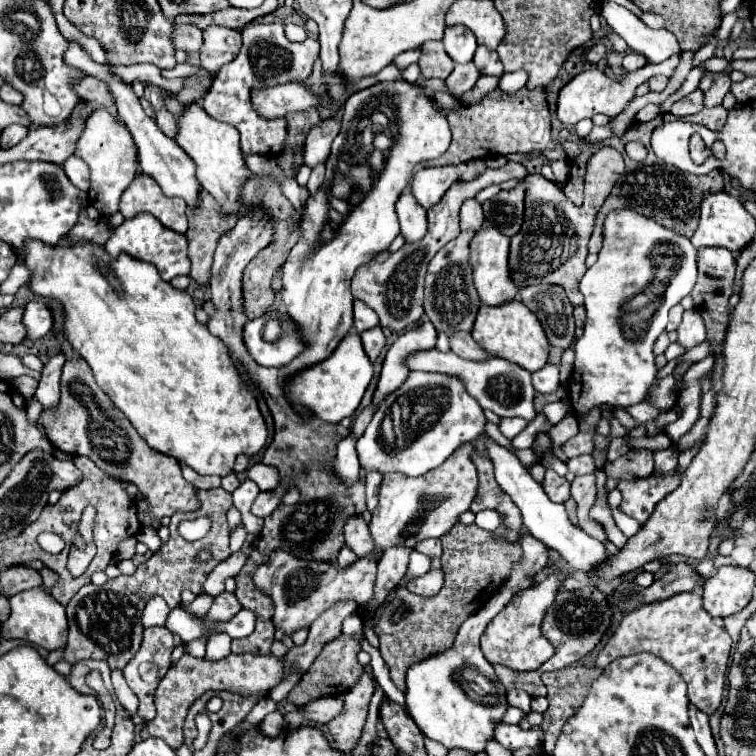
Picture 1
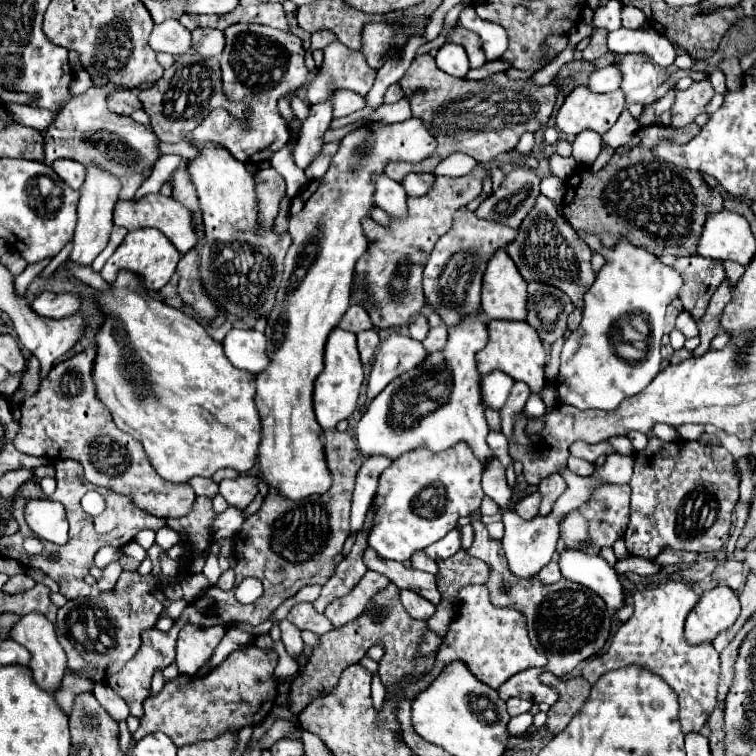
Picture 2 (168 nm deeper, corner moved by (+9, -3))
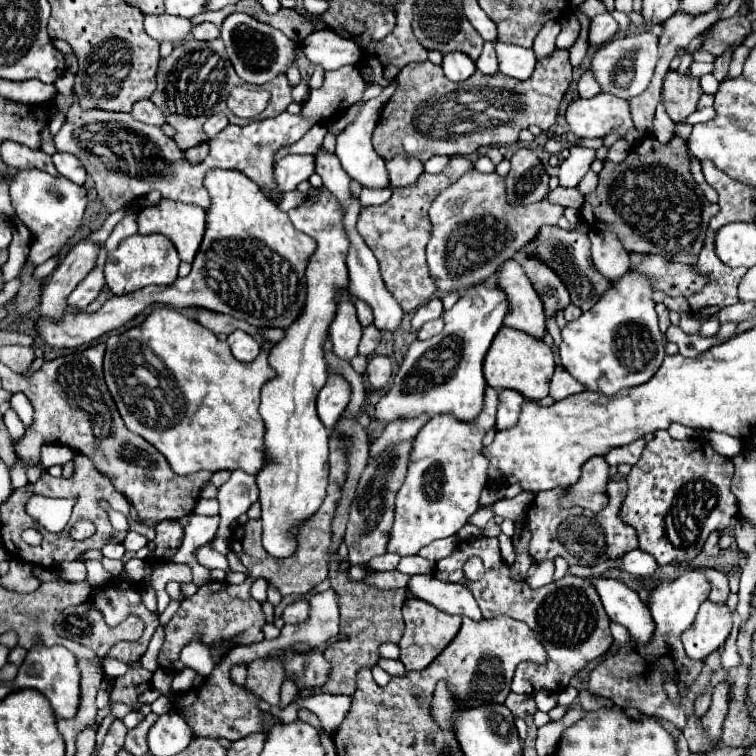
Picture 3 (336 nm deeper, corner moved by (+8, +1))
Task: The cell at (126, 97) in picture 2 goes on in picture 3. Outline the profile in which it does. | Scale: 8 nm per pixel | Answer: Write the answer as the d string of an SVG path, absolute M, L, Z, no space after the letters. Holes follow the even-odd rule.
M140 99L132 105L130 115L142 123L150 123L150 125L162 125L166 123L162 111L158 111L158 107L150 101L150 99Z

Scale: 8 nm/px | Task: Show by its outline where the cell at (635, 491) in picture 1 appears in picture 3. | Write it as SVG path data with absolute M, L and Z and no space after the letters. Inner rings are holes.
M656 431L654 439L646 443L638 463L632 465L632 471L626 475L630 489L622 503L622 519L636 529L638 549L650 553L658 561L658 565L666 565L672 561L690 563L702 551L708 535L728 529L730 521L738 513L738 503L734 499L734 493L730 491L732 475L732 459L716 453L708 439L694 437L686 441L676 441L668 435L668 431Z

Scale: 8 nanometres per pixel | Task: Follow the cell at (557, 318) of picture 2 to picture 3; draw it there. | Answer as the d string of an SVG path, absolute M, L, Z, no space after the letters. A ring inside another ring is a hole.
M524 259L522 267L544 303L546 319L554 317L558 311L570 305L570 295L566 285L558 279L558 275L552 269L548 269L544 263L538 263L536 259Z

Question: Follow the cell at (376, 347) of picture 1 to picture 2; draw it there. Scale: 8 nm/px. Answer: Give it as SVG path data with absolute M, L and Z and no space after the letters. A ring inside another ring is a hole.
M367 329L367 331L361 331L357 333L357 341L359 341L359 353L361 353L361 361L363 365L367 365L373 357L373 353L377 351L377 345L379 345L379 335L375 329Z

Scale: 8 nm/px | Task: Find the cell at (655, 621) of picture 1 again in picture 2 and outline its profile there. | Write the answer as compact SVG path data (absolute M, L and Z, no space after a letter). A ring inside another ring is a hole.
M669 581L665 585L643 589L633 593L633 615L629 621L625 621L619 631L615 633L611 647L607 653L597 655L589 659L583 667L583 677L589 681L589 685L595 685L601 675L613 669L621 669L627 665L639 665L647 671L653 671L661 679L673 687L679 699L679 719L681 719L681 731L697 733L705 727L709 715L715 709L715 697L717 697L717 679L719 679L719 653L713 649L713 645L703 647L691 647L685 643L683 625L689 611L699 603L701 595L681 583L681 581Z

